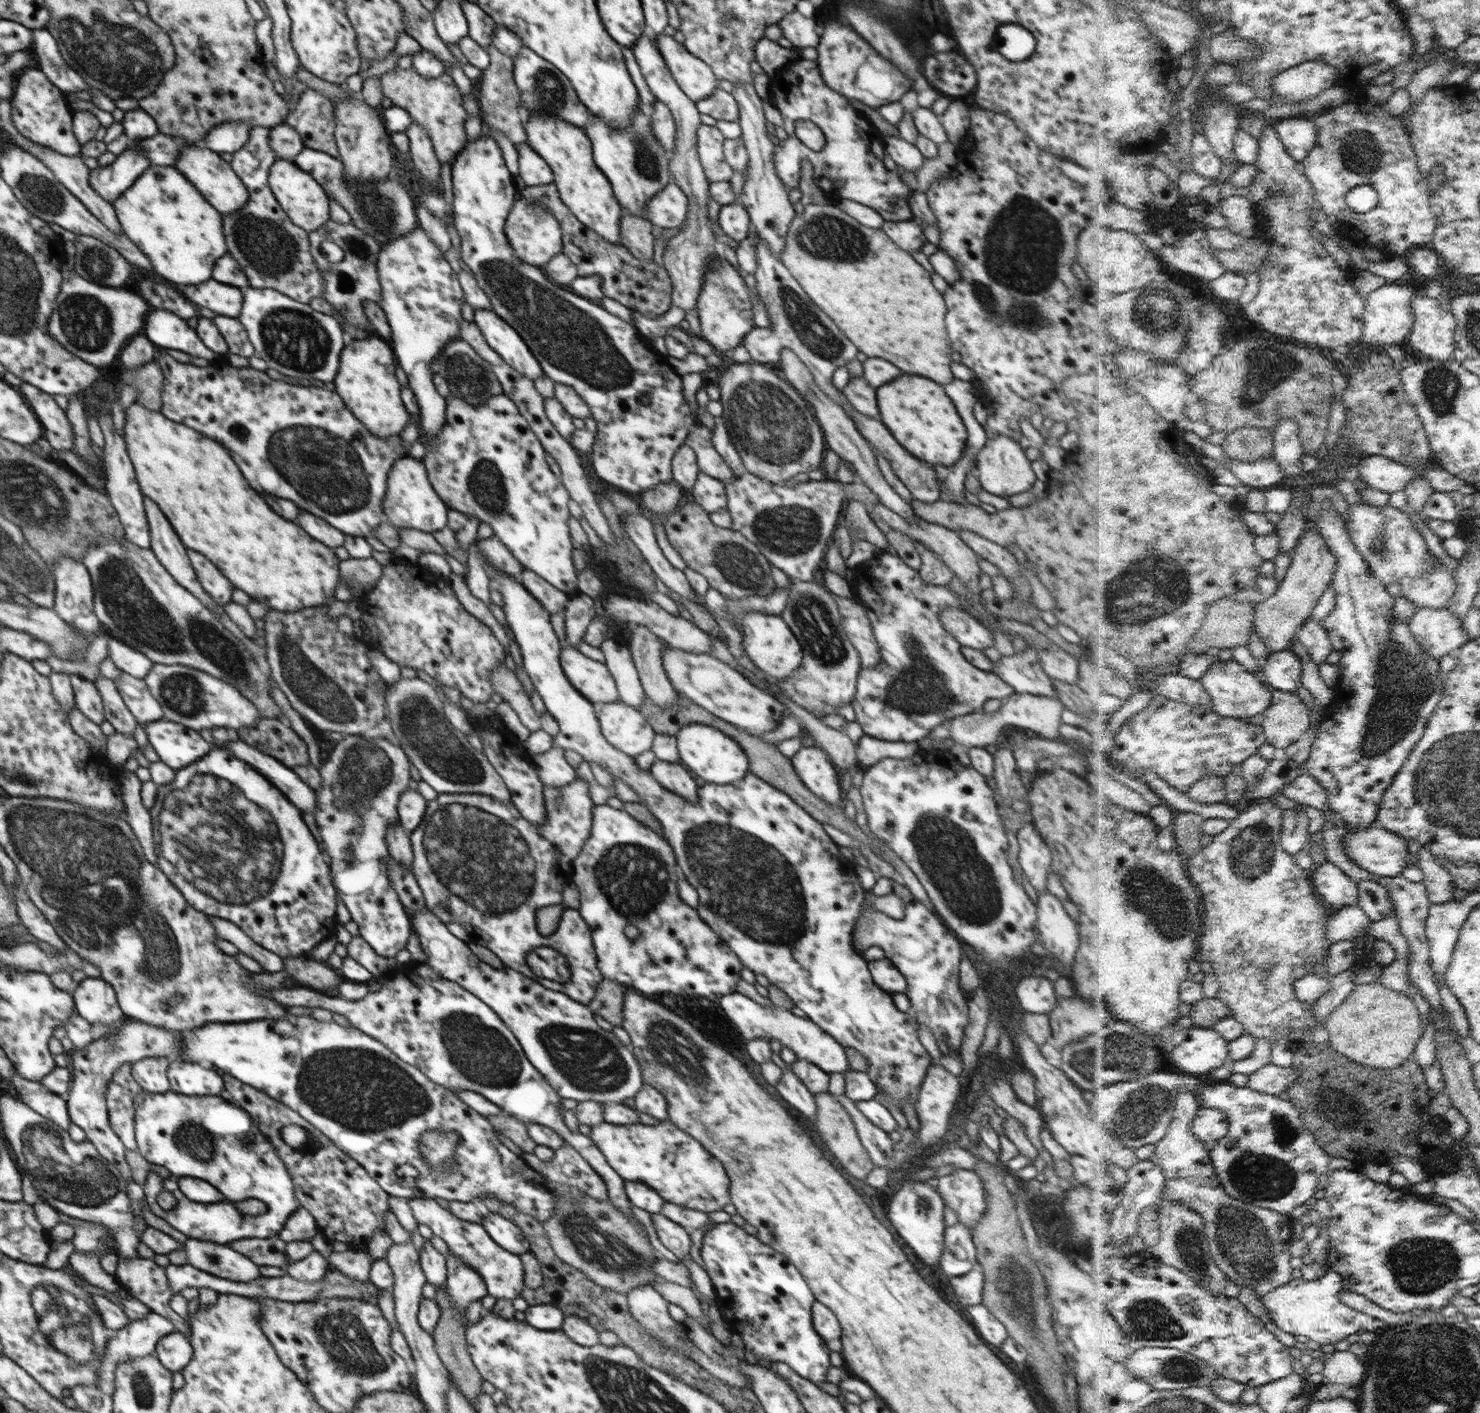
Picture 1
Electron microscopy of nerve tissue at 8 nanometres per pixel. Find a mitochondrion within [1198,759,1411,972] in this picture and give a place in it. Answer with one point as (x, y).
(1252, 853)

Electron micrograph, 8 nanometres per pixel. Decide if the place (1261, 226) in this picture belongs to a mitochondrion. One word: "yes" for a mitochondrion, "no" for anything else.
no

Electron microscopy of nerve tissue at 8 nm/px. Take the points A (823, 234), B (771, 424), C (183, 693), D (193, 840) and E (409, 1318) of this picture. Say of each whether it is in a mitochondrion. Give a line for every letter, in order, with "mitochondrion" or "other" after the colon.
A: mitochondrion
B: mitochondrion
C: mitochondrion
D: mitochondrion
E: other

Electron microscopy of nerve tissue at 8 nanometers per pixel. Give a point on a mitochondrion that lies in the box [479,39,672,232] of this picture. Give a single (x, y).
(549, 92)

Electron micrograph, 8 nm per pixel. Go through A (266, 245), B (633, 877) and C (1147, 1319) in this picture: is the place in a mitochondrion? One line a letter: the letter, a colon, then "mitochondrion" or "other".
A: mitochondrion
B: mitochondrion
C: mitochondrion

